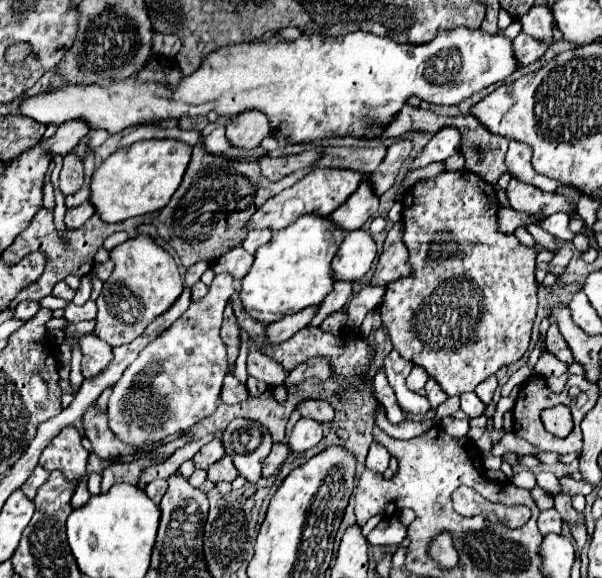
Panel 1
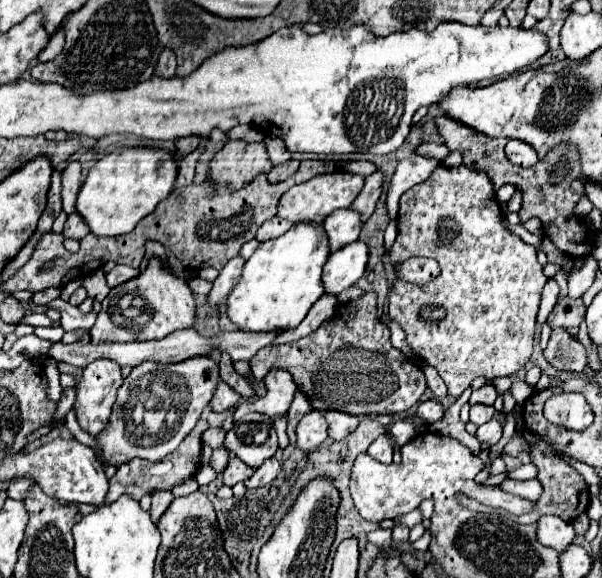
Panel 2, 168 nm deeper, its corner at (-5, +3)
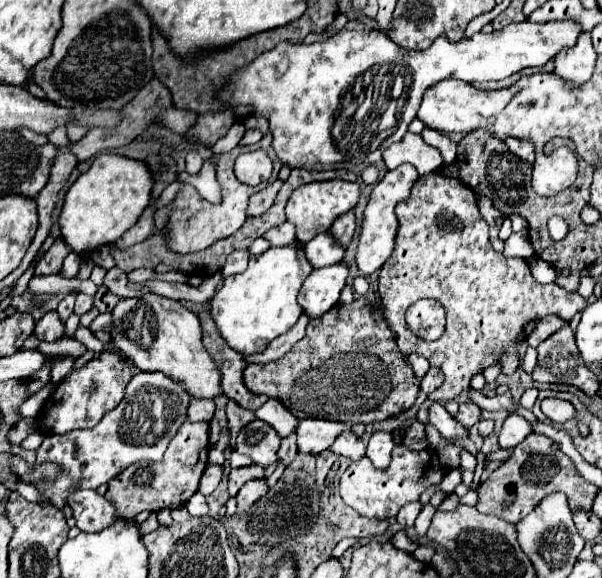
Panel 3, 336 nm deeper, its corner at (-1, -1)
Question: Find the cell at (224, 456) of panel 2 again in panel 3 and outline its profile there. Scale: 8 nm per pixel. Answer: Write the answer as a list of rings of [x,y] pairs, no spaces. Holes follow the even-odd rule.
[[[207,464],[203,476],[201,476],[201,482],[199,482],[199,492],[203,496],[209,496],[221,482],[221,476],[223,476],[223,468],[221,466],[215,466],[215,464]]]

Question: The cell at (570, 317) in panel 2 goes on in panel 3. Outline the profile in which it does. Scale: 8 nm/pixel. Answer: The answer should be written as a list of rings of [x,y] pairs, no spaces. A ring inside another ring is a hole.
[[[557,316],[541,318],[539,324],[537,324],[537,328],[525,338],[525,342],[535,348],[535,346],[539,346],[539,342],[543,342],[545,338],[549,338],[553,332],[557,332],[557,330],[563,328],[563,326],[565,326],[565,322],[563,322],[561,318],[557,318]]]

